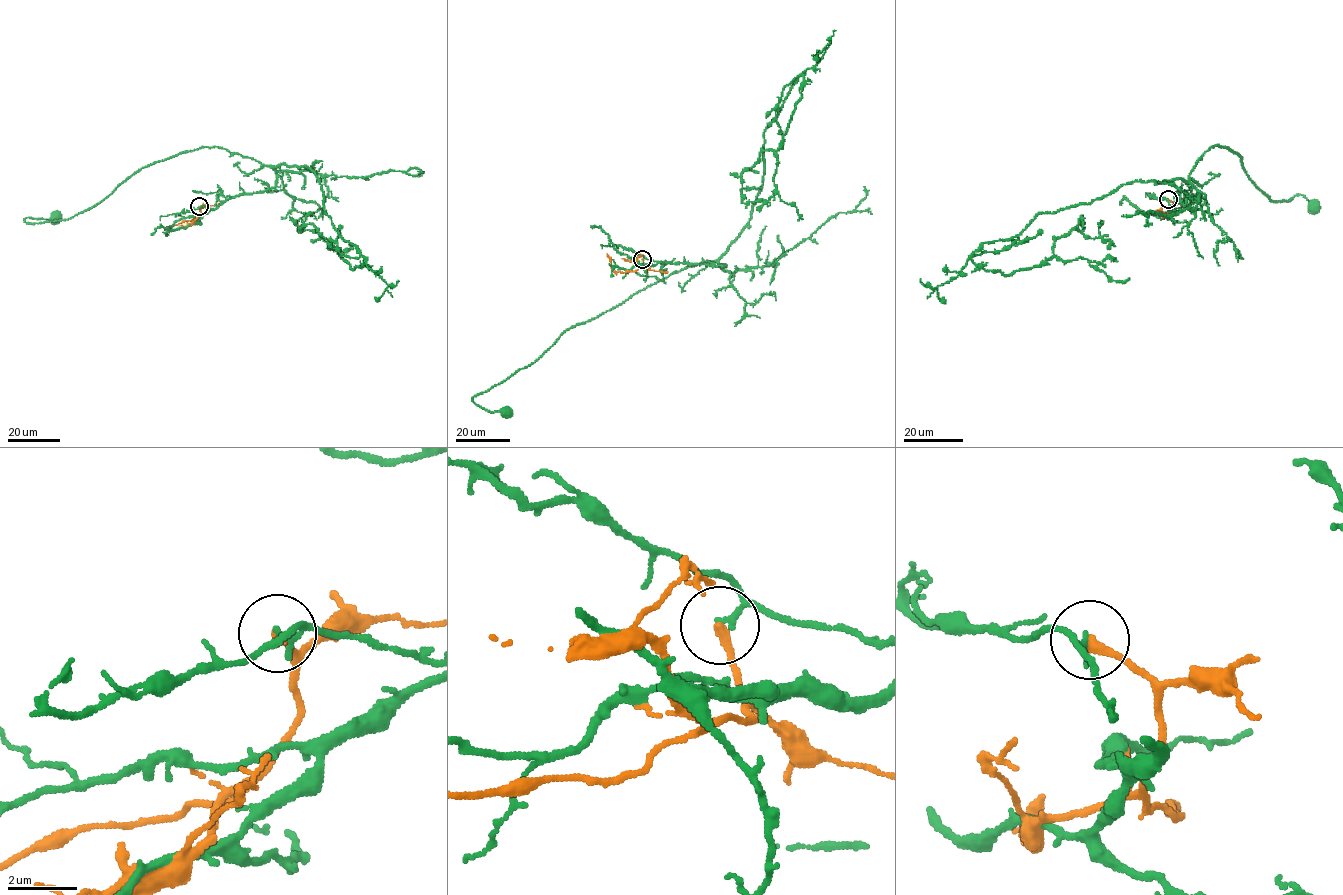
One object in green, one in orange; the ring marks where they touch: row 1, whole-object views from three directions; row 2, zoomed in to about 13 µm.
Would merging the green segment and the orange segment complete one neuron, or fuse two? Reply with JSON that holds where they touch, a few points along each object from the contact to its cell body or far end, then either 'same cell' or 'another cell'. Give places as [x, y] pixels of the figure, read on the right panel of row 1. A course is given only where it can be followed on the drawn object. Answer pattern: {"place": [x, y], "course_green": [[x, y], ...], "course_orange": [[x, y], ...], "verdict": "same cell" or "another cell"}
{"place": [1168, 199], "course_green": [[1167, 199], [1187, 206], [1196, 194], [1189, 175], [1217, 144], [1239, 154], [1269, 199], [1299, 194], [1315, 206]], "course_orange": [[1168, 199], [1173, 203], [1172, 213], [1176, 215], [1152, 211]], "verdict": "another cell"}

